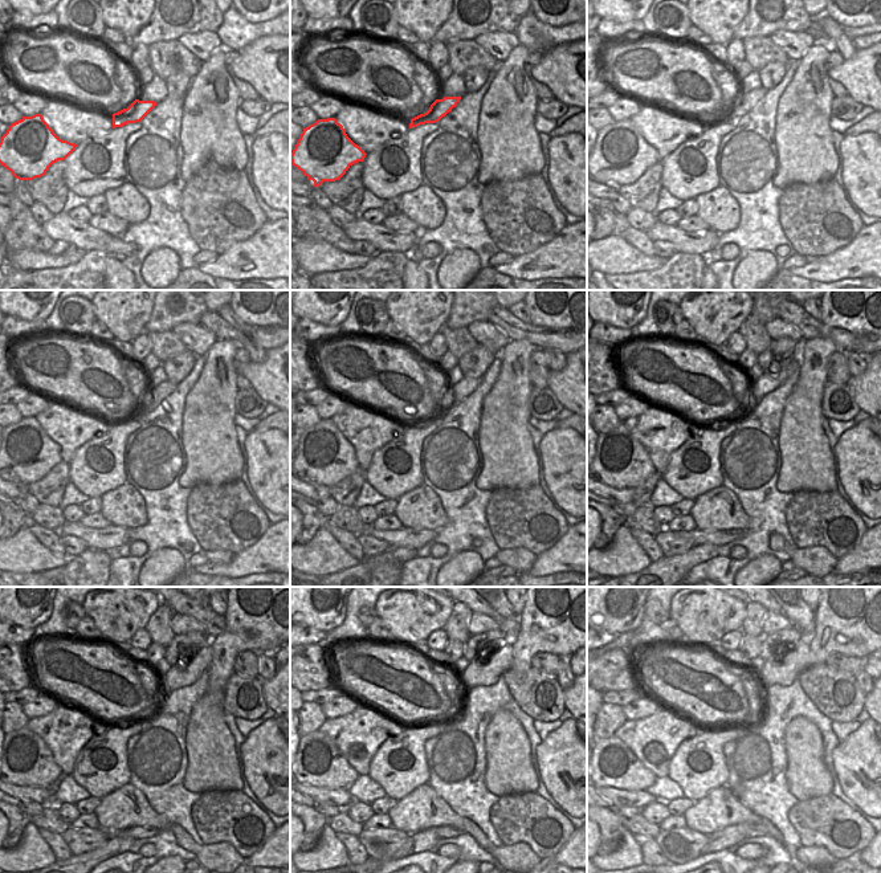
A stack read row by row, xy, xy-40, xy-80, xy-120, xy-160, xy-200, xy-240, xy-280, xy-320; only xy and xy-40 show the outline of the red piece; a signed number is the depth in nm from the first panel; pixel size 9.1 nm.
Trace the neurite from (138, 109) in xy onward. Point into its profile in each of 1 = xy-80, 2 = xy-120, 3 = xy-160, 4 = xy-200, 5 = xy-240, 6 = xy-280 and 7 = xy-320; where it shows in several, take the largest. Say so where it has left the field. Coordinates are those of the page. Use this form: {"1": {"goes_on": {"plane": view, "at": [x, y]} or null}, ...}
{"1": {"goes_on": {"plane": "xy-80", "at": [742, 105]}}, "2": {"goes_on": {"plane": "xy-120", "at": [153, 398]}}, "3": {"goes_on": {"plane": "xy-160", "at": [466, 386]}}, "4": {"goes_on": {"plane": "xy-200", "at": [767, 383]}}, "5": {"goes_on": {"plane": "xy-240", "at": [187, 670]}}, "6": {"goes_on": {"plane": "xy-280", "at": [484, 670]}}, "7": {"goes_on": {"plane": "xy-320", "at": [784, 669]}}}

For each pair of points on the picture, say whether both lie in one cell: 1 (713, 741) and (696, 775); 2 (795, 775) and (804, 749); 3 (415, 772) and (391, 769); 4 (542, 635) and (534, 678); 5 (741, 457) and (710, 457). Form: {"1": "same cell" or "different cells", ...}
{"1": "same cell", "2": "same cell", "3": "same cell", "4": "different cells", "5": "different cells"}

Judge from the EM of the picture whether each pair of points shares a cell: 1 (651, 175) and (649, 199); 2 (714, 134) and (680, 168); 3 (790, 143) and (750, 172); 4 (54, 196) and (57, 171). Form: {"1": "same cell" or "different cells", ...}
{"1": "same cell", "2": "same cell", "3": "different cells", "4": "same cell"}

